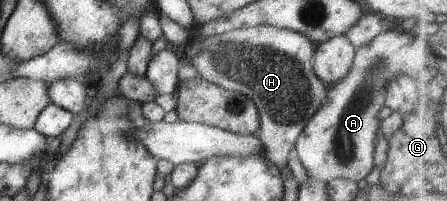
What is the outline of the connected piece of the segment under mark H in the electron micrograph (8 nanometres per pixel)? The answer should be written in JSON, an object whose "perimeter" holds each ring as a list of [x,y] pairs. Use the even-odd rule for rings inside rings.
{"perimeter":[[[245,25],[204,36],[200,30],[196,26],[185,45],[180,46],[184,57],[190,57],[188,65],[207,83],[236,91],[256,105],[259,126],[254,134],[264,147],[264,156],[280,171],[288,171],[287,158],[296,137],[326,99],[326,86],[312,69],[316,45],[298,31],[266,25]]]}

